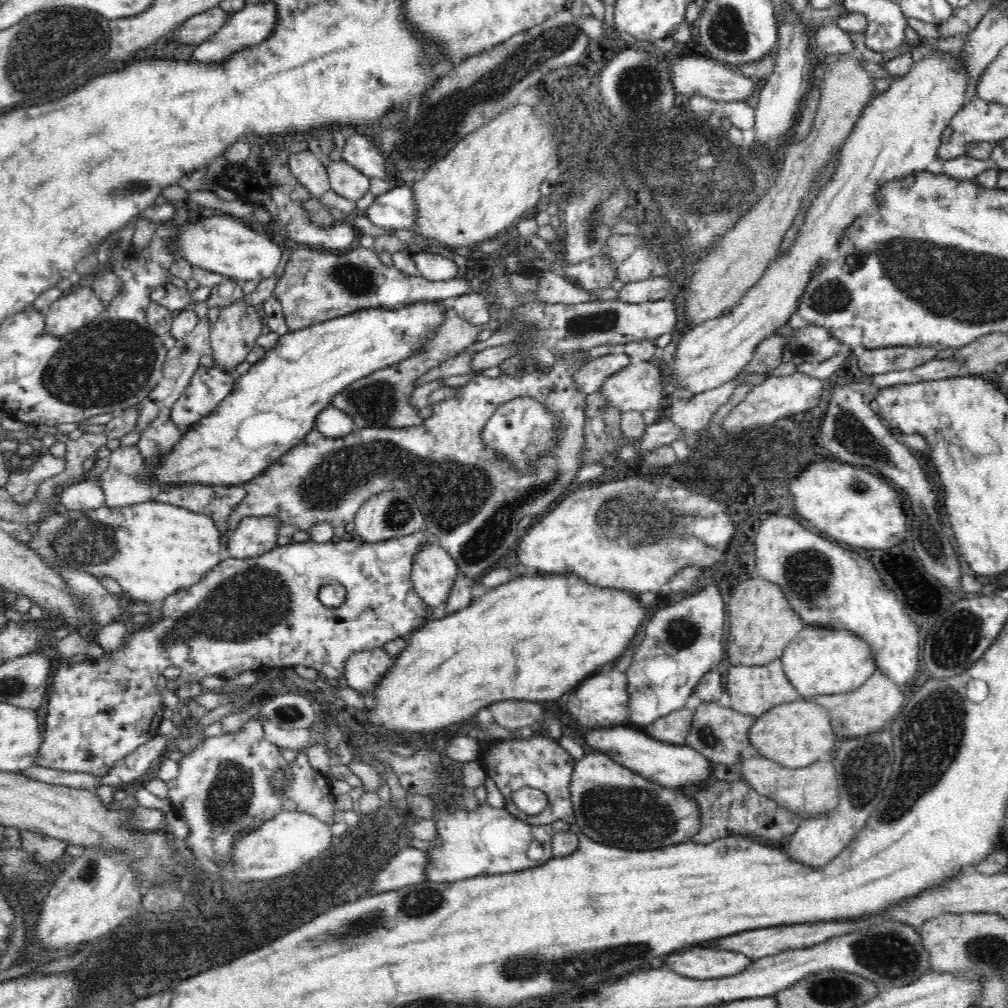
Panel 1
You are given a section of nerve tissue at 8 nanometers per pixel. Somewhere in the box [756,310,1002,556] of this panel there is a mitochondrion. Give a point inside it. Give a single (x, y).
(848, 432)

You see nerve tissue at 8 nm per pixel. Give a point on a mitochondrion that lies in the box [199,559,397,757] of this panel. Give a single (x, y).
(290, 715)

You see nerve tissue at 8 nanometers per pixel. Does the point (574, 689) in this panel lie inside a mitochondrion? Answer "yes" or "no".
no

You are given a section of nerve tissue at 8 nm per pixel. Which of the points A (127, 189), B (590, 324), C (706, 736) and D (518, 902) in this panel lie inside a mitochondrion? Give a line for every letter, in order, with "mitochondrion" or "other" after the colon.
A: mitochondrion
B: mitochondrion
C: mitochondrion
D: other

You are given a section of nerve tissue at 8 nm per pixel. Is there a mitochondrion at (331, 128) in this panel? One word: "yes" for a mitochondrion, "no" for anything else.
no

